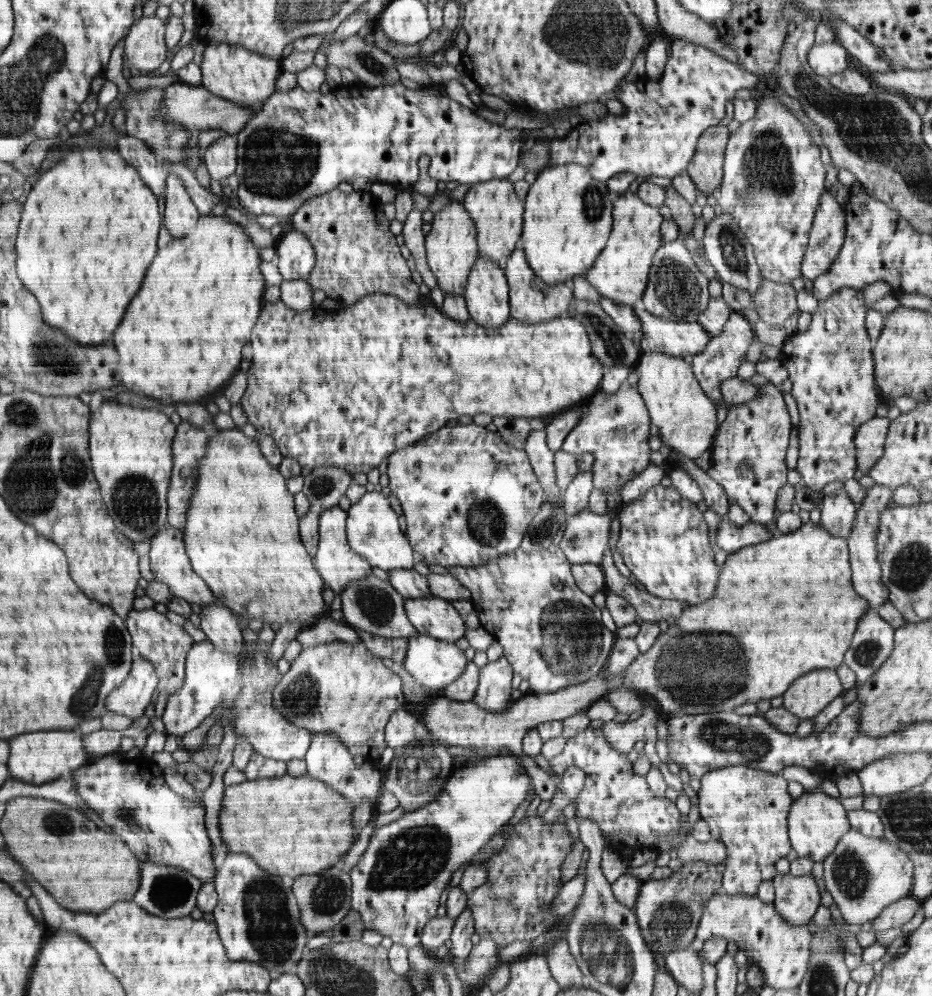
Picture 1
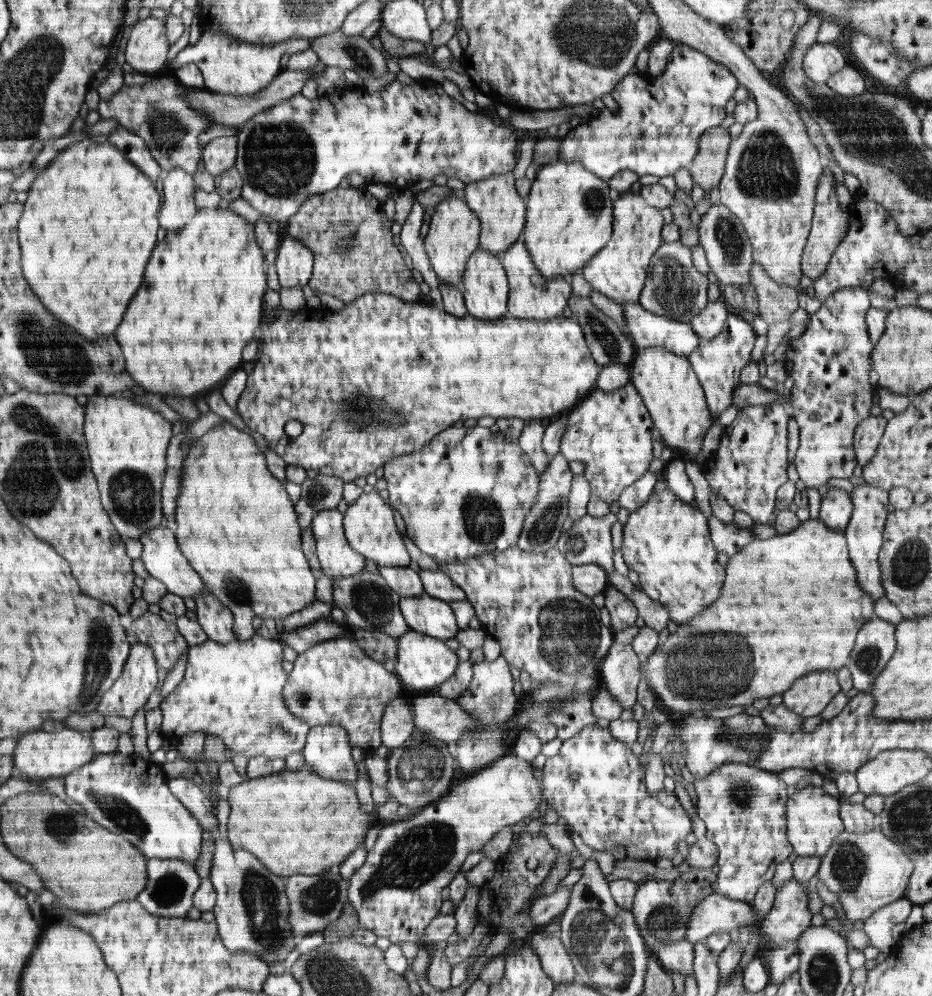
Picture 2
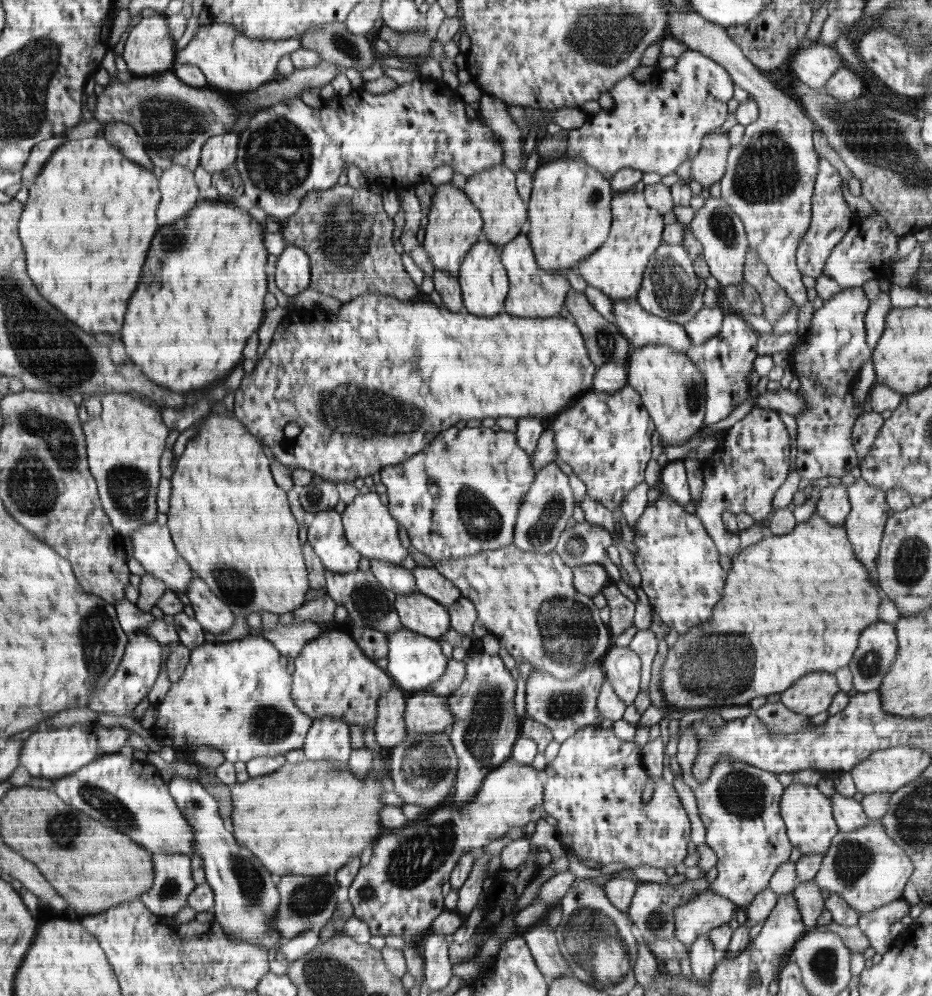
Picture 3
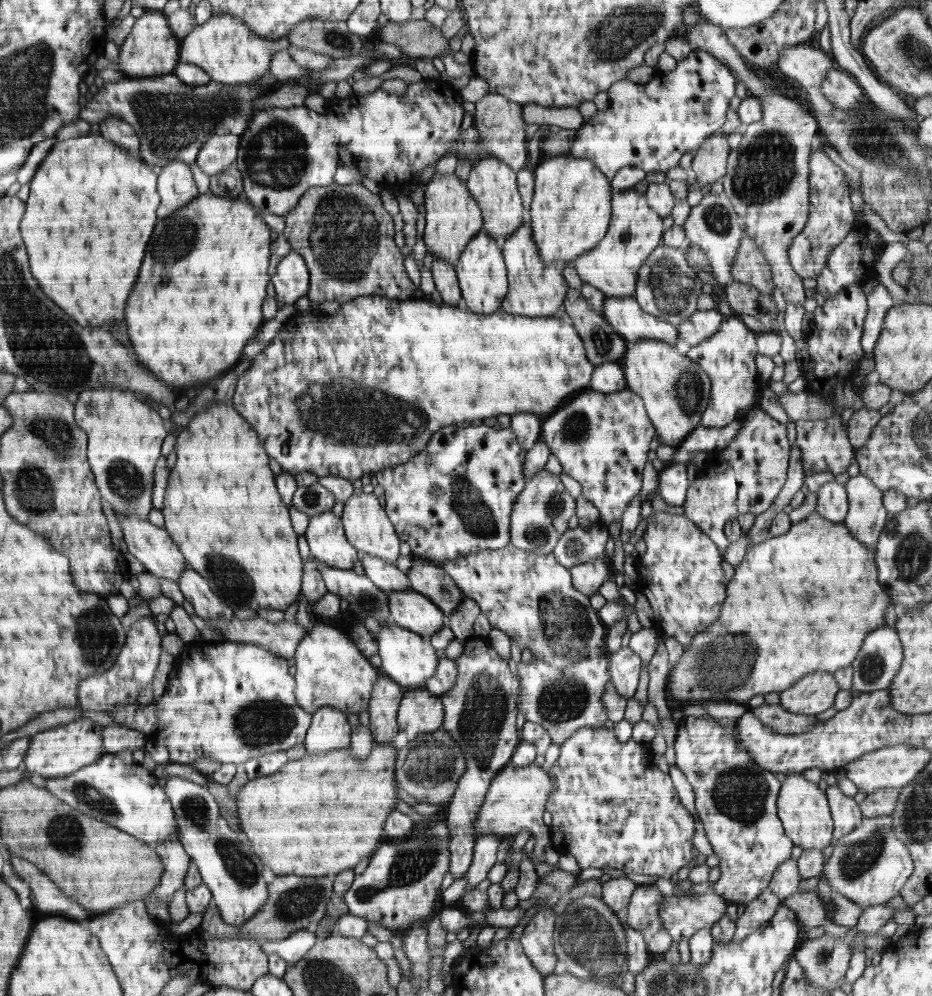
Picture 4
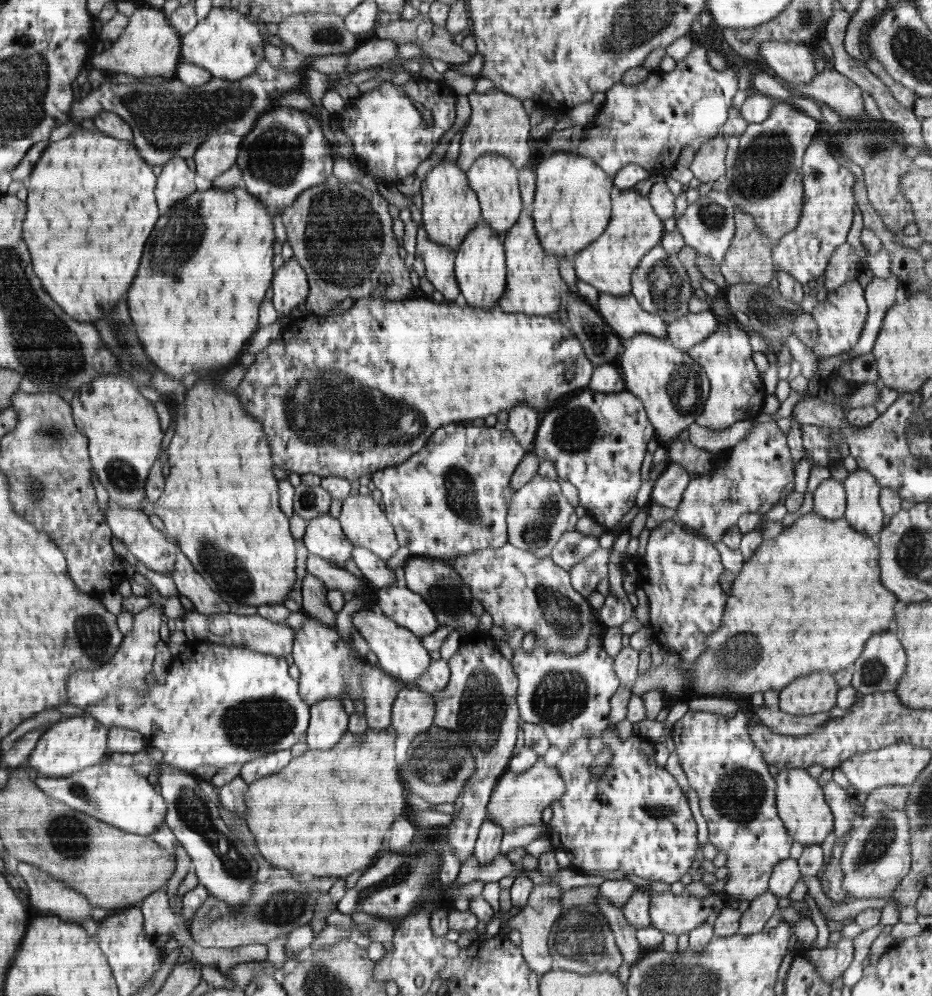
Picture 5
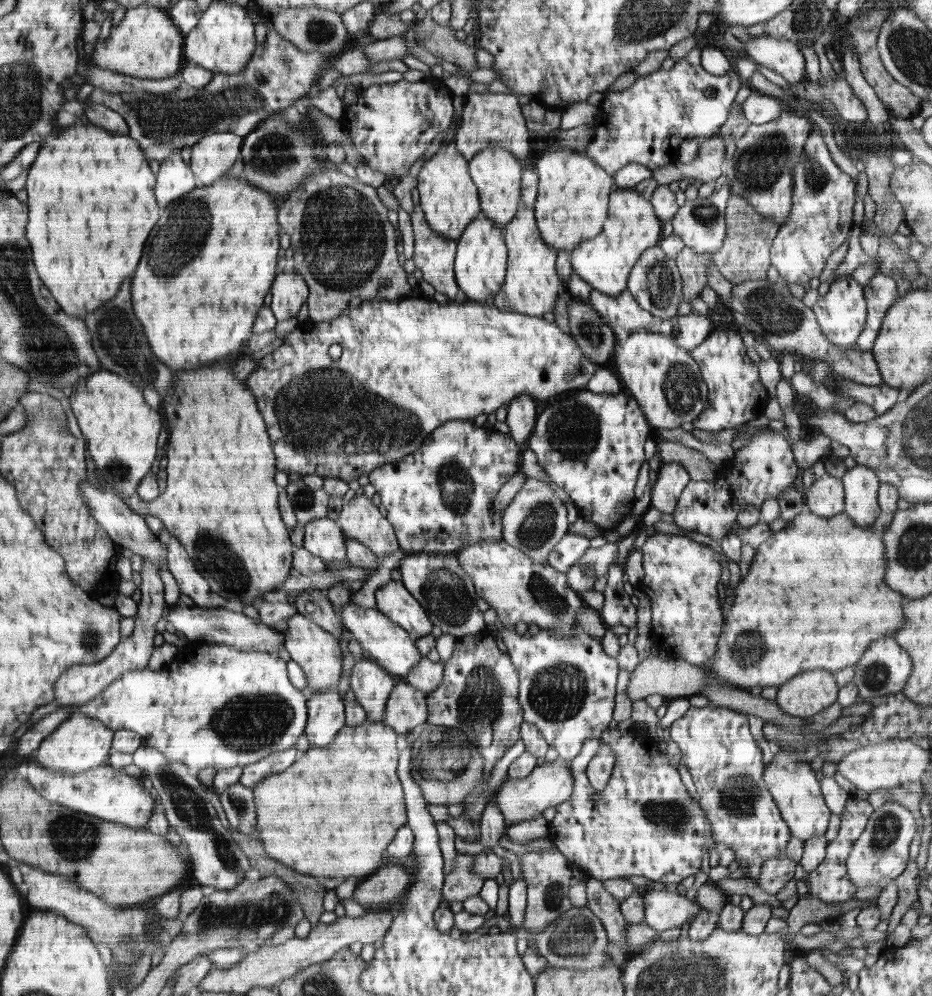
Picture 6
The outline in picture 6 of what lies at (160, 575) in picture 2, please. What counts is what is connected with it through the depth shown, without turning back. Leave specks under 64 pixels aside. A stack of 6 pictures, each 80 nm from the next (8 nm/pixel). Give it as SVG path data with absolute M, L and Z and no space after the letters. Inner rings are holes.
M84 479L80 484L81 496L85 500L85 504L89 506L94 519L98 521L98 525L102 526L106 532L122 547L129 548L134 554L140 555L142 558L148 559L155 564L157 570L167 567L167 547L152 533L145 522L145 516L134 513L124 499L98 489L88 479Z

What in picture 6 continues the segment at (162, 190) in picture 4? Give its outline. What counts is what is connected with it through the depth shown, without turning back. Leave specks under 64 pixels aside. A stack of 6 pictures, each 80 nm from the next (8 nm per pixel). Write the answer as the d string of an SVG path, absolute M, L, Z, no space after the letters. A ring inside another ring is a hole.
M170 153L160 160L156 176L156 200L162 208L196 187L190 165L178 153Z

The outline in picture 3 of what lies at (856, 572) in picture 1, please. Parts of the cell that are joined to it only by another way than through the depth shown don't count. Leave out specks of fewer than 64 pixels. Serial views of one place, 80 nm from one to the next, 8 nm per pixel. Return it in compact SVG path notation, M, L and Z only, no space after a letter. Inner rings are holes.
M862 477L857 478L847 488L847 495L851 504L851 511L848 513L843 527L846 530L847 539L852 543L856 558L869 570L870 576L872 576L871 579L877 586L878 571L876 559L879 555L880 543L891 508L887 503L885 492L867 483Z

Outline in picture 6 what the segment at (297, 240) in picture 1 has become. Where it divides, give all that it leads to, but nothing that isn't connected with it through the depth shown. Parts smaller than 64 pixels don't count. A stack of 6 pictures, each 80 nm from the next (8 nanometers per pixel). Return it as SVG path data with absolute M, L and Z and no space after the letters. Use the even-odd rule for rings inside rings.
M298 272L278 273L271 287L272 313L276 320L296 318L301 306L307 303L309 289L302 275Z

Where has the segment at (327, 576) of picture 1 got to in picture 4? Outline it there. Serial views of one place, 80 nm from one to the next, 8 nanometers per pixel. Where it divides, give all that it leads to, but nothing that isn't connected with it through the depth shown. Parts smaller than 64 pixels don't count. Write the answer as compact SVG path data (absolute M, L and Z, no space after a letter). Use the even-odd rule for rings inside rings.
M332 511L312 516L304 535L309 544L311 556L323 560L332 568L352 569L354 562L359 559L358 551L346 538L341 518L332 513Z

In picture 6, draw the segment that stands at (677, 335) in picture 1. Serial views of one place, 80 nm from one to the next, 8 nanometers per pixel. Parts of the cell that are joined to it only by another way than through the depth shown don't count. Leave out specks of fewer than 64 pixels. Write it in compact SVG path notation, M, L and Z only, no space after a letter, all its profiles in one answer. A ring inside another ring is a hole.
M593 289L587 304L600 317L608 318L611 324L629 333L651 332L654 316L641 308L628 290L612 297Z

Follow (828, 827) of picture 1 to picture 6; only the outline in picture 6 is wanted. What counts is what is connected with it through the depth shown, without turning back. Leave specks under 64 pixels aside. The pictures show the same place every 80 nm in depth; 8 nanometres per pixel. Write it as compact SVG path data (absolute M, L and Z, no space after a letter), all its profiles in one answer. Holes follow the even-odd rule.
M788 747L786 750L773 749L773 751L774 758L766 766L762 778L766 780L766 789L773 797L792 836L805 842L809 838L824 835L828 828L831 811L827 808L822 795L819 774L812 770L810 763L796 760L796 756L788 750Z

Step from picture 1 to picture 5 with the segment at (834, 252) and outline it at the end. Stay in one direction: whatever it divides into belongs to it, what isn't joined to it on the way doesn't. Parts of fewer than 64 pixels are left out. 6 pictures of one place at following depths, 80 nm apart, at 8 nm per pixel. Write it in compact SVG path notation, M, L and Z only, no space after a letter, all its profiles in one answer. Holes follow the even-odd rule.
M814 136L805 150L802 163L803 209L798 226L782 236L780 244L771 250L773 264L802 285L824 274L834 251L847 242L846 235L854 218L857 204L852 187L856 177L834 159L833 151L834 148L818 136Z

